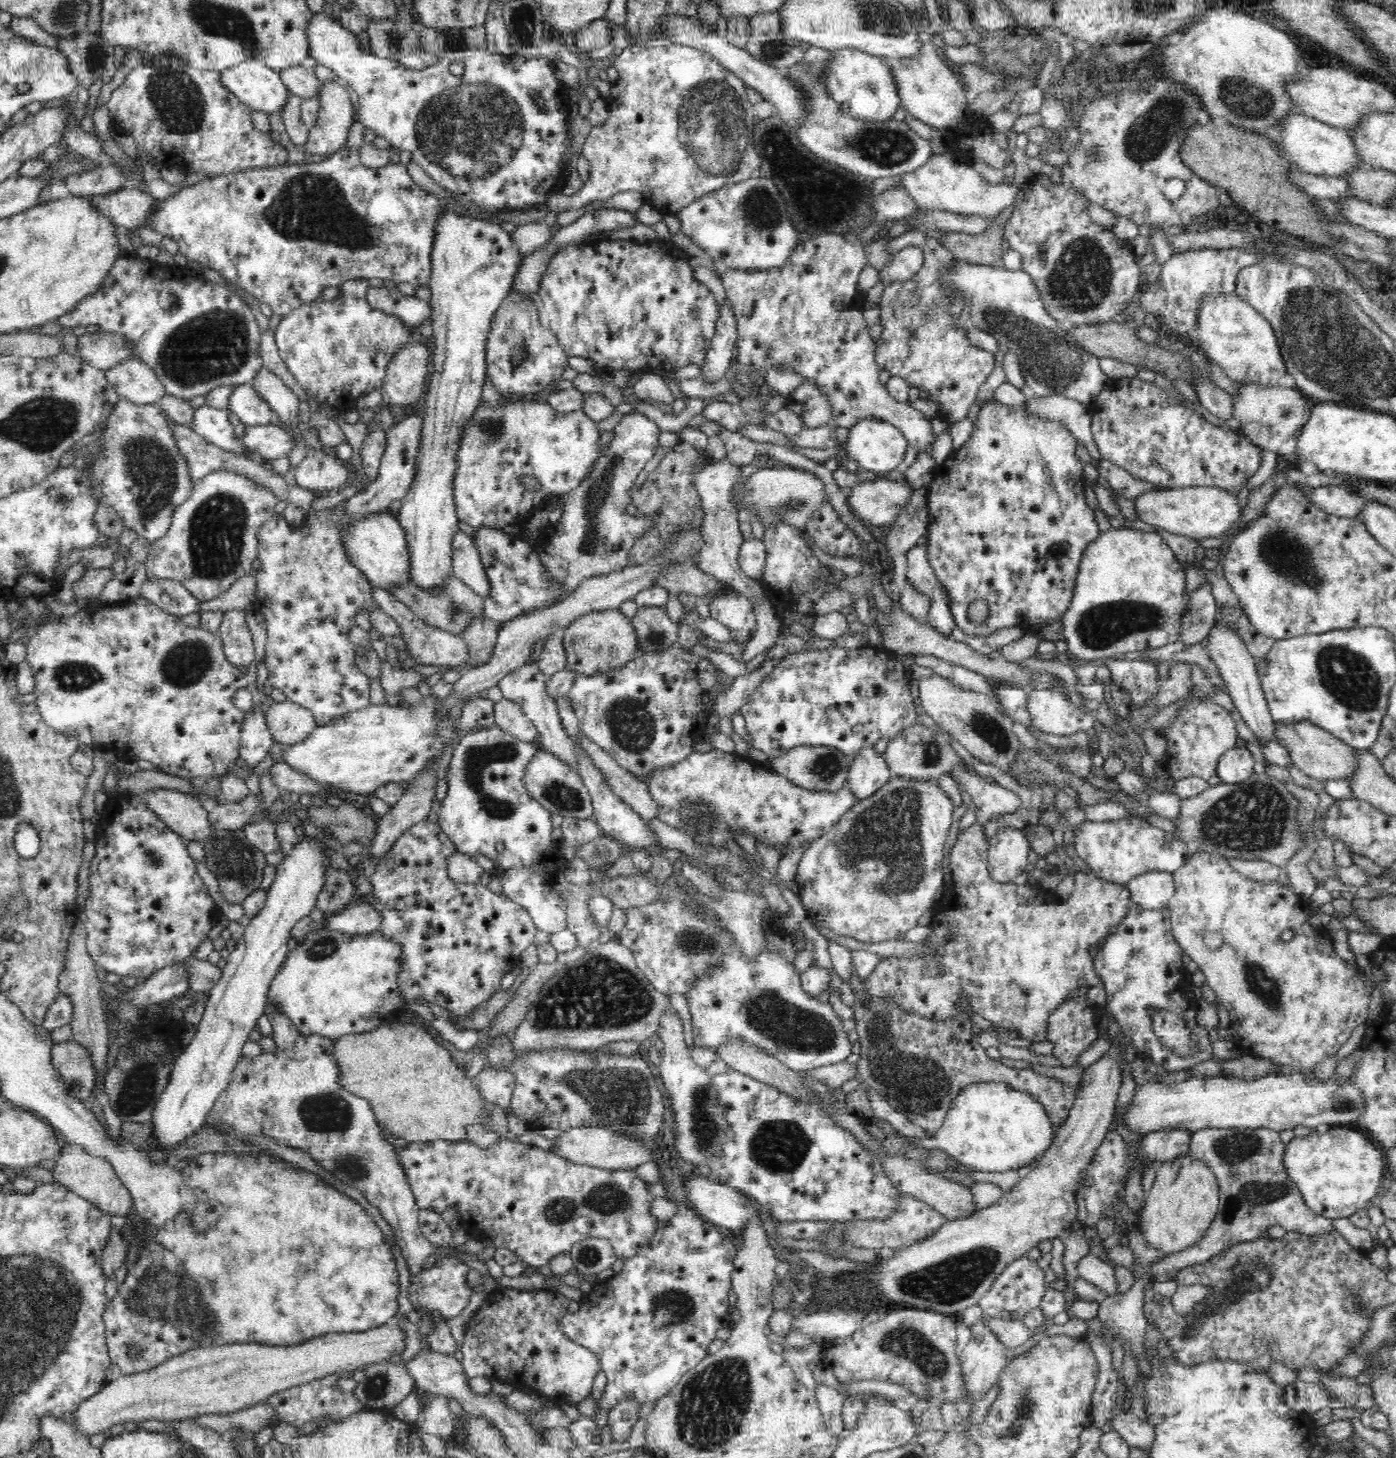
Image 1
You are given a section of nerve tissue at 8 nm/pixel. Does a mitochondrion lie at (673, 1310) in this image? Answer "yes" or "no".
yes

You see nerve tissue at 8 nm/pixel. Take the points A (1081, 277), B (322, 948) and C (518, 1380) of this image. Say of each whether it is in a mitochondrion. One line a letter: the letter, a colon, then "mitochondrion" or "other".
A: mitochondrion
B: mitochondrion
C: other

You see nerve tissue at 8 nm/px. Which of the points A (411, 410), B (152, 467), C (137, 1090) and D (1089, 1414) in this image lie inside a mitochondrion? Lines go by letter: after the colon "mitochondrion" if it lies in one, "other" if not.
A: other
B: mitochondrion
C: mitochondrion
D: other

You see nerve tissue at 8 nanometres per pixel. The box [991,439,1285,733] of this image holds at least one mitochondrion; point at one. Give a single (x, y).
(1103, 625)

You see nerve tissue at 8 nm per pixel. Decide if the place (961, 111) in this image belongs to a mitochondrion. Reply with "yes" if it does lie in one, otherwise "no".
no

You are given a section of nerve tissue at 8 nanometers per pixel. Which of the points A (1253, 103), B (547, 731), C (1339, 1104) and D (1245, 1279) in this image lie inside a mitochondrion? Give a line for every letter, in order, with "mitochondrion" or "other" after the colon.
A: mitochondrion
B: other
C: mitochondrion
D: mitochondrion

